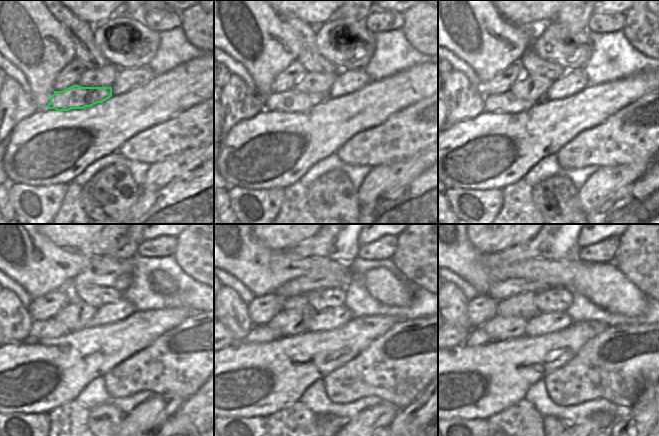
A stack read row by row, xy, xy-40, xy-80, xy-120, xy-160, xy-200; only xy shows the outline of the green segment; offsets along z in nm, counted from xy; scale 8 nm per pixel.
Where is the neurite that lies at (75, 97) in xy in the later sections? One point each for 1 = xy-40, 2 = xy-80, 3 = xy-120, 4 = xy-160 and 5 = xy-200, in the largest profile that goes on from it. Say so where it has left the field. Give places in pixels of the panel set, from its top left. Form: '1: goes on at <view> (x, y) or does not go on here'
1: goes on at xy-40 (291, 101)
2: goes on at xy-80 (505, 102)
3: goes on at xy-120 (49, 329)
4: goes on at xy-160 (259, 333)
5: goes on at xy-200 (477, 336)

